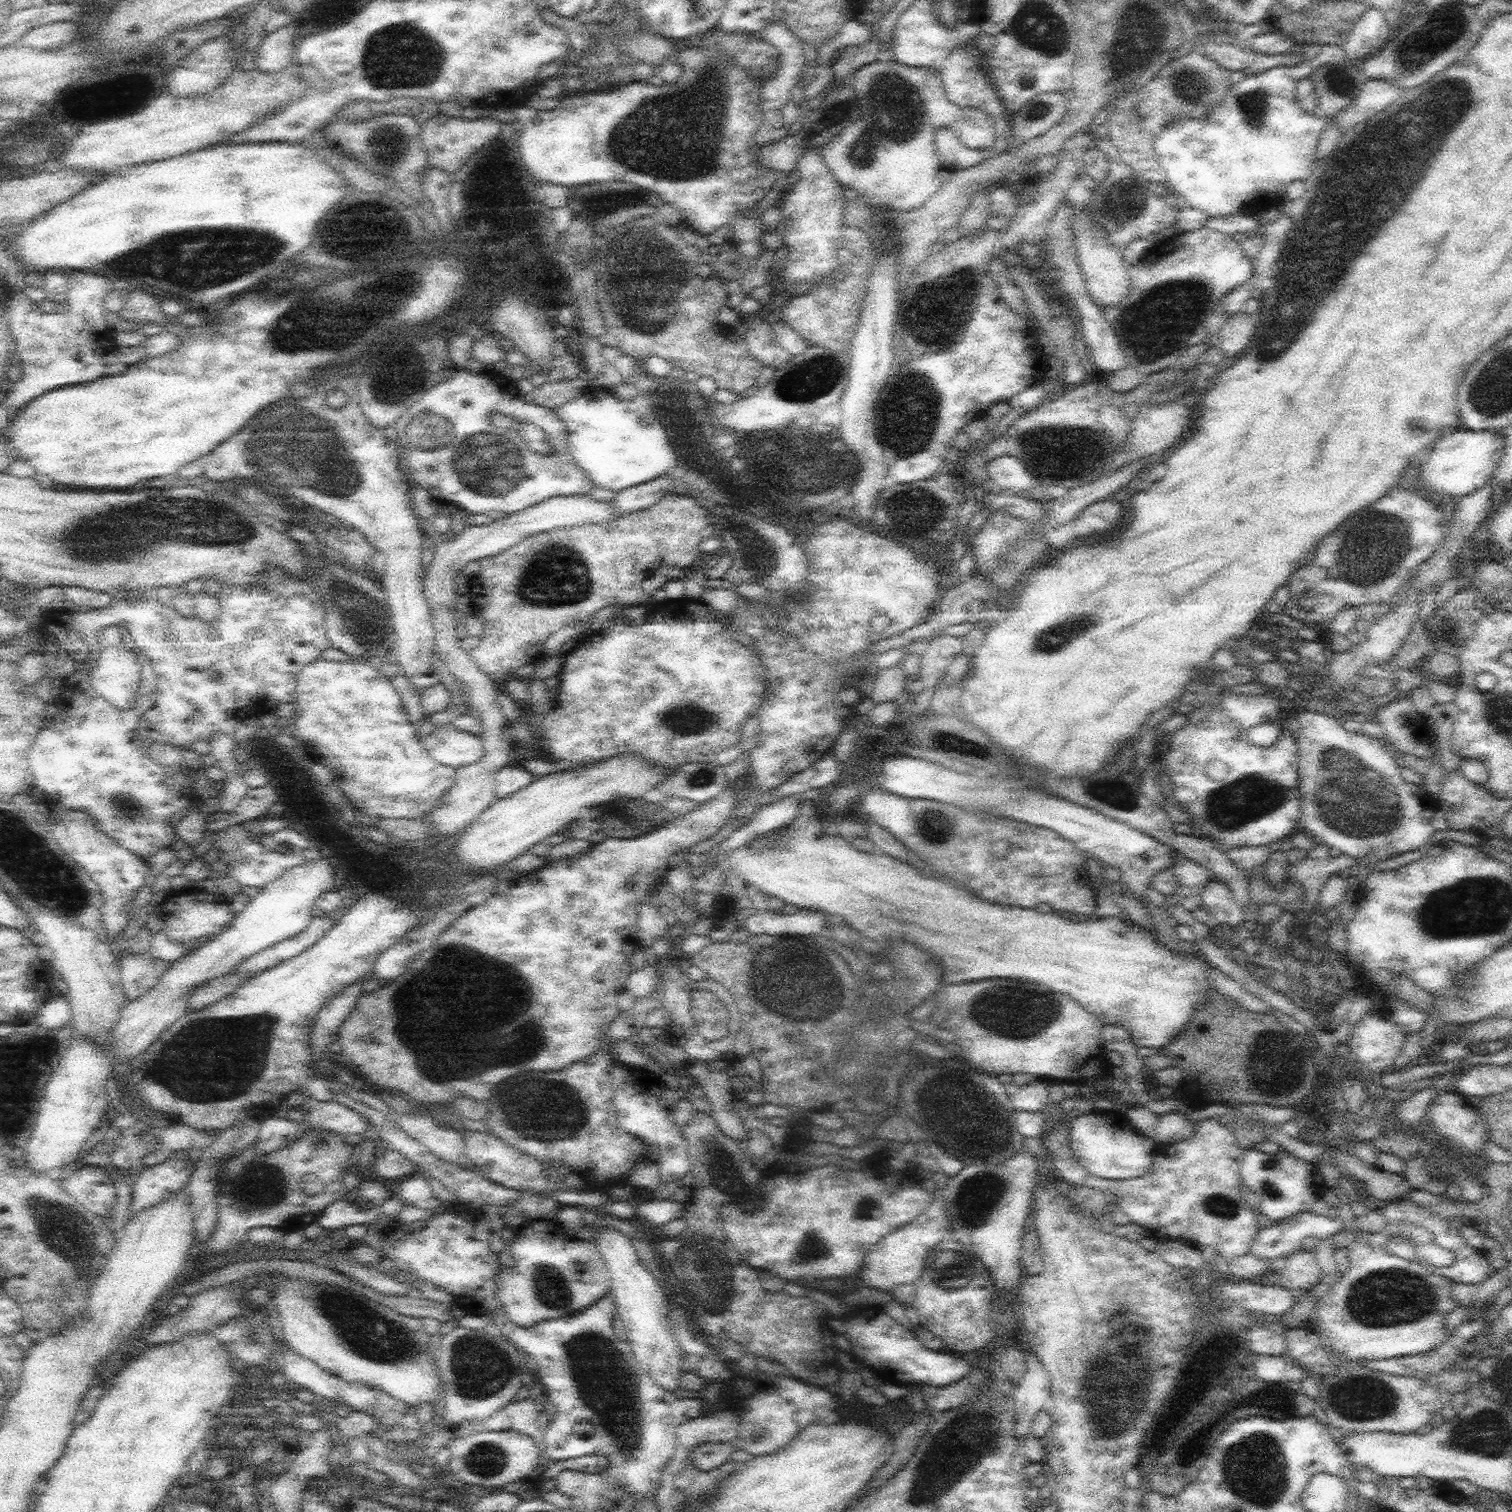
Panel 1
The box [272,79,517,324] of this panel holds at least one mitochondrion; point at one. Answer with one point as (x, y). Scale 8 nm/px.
(390, 140)

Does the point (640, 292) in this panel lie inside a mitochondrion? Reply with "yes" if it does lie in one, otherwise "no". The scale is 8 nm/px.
yes

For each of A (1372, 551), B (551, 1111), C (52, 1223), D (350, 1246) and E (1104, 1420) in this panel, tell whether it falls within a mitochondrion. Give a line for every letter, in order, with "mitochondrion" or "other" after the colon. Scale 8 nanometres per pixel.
A: mitochondrion
B: mitochondrion
C: mitochondrion
D: other
E: mitochondrion

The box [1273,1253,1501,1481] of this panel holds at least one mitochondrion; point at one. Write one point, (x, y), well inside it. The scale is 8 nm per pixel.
(1390, 1297)

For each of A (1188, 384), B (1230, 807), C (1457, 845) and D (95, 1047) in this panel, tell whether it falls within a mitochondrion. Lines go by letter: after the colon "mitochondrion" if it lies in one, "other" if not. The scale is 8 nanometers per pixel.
A: other
B: mitochondrion
C: other
D: other

